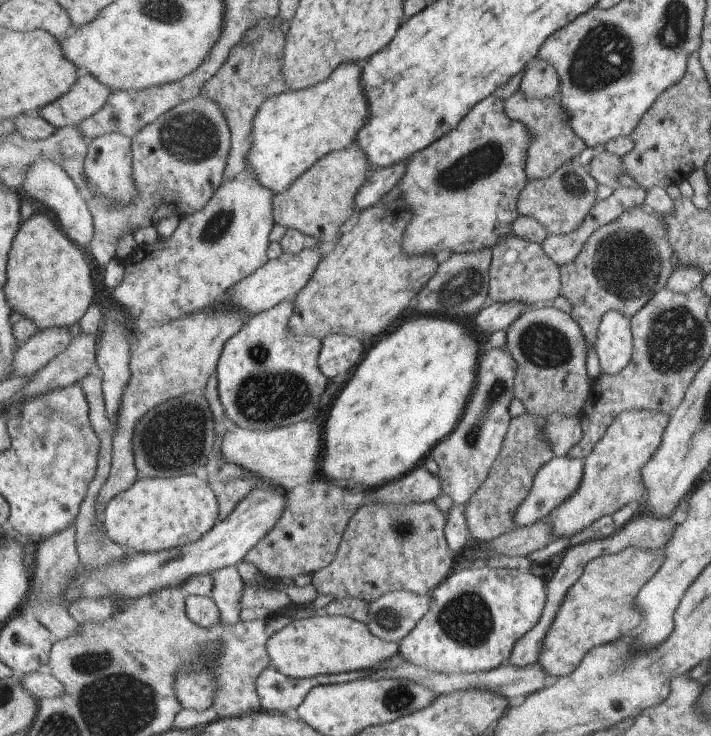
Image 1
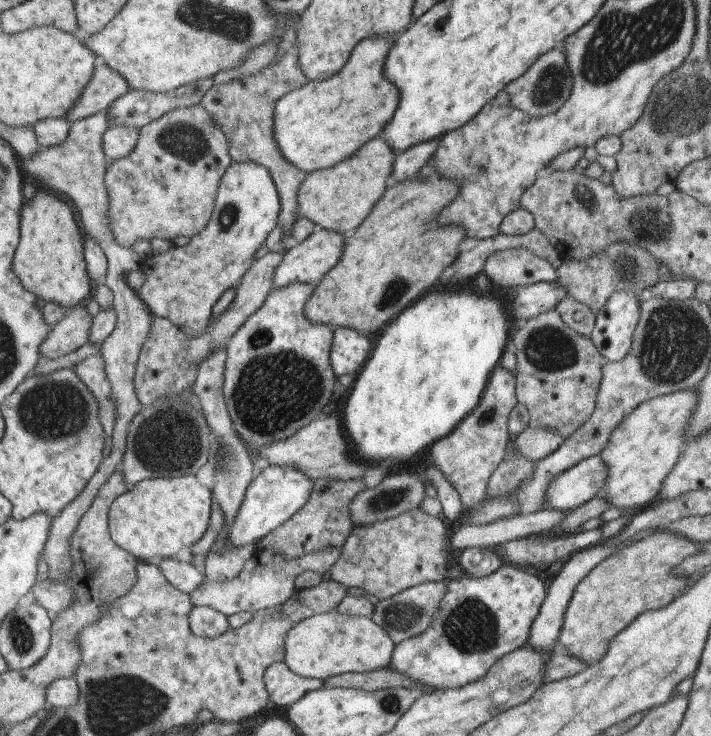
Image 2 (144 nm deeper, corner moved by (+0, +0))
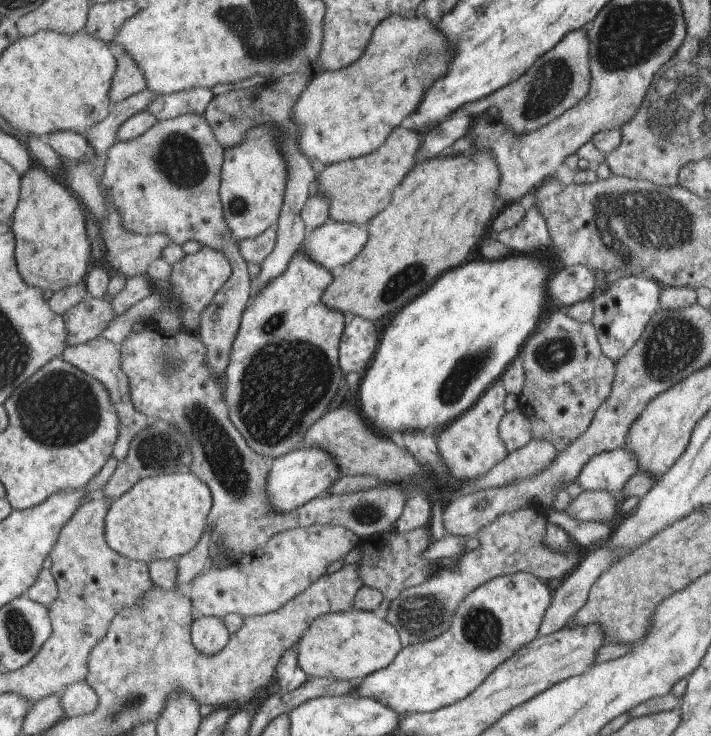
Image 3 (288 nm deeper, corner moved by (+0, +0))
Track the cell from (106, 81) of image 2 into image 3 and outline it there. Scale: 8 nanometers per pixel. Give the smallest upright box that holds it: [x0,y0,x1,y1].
[111,54,147,106]

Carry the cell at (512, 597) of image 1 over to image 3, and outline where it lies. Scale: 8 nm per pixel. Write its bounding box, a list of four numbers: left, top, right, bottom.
[353,572,551,718]

